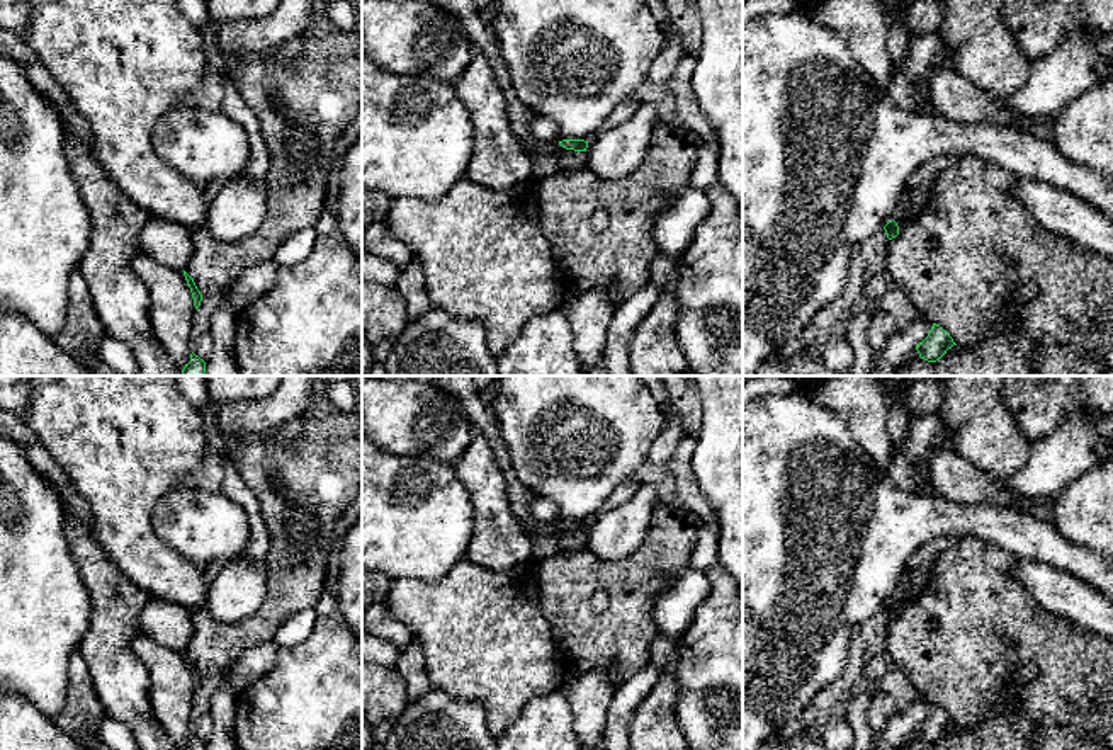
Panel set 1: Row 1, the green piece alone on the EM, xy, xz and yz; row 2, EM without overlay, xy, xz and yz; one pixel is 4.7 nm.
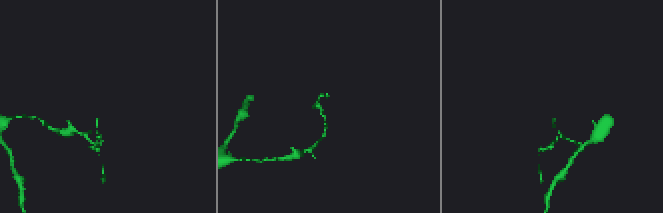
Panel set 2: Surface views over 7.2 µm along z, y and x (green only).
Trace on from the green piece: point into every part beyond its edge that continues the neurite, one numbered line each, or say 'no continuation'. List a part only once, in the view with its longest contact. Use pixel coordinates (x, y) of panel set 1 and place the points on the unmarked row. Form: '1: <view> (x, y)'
no continuation

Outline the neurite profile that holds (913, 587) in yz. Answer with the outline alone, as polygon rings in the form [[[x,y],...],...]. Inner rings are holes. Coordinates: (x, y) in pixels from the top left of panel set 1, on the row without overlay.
[[[928,565],[926,568],[911,571],[909,577],[901,582],[901,588],[897,594],[904,600],[914,602],[926,590],[928,583],[931,580],[931,575],[933,575],[933,565]]]

